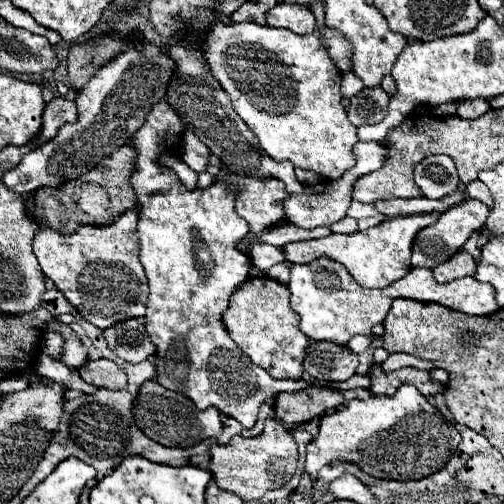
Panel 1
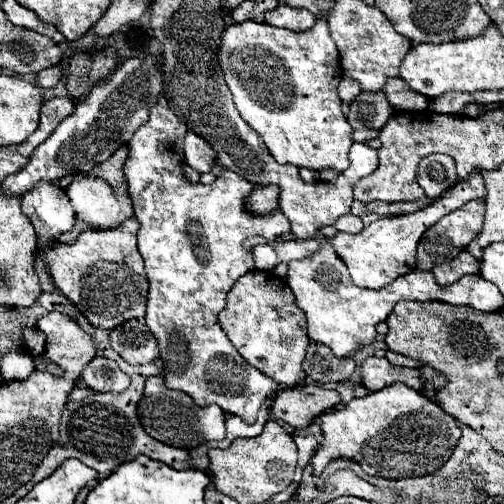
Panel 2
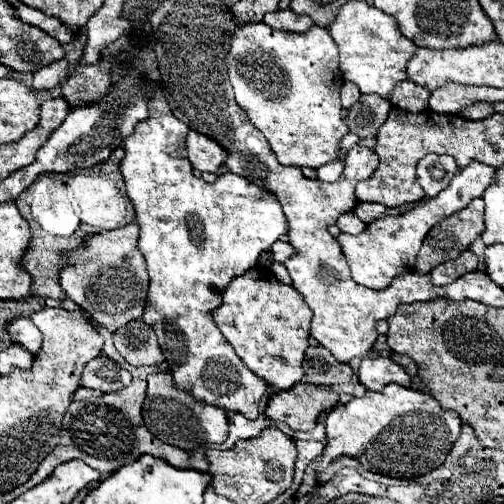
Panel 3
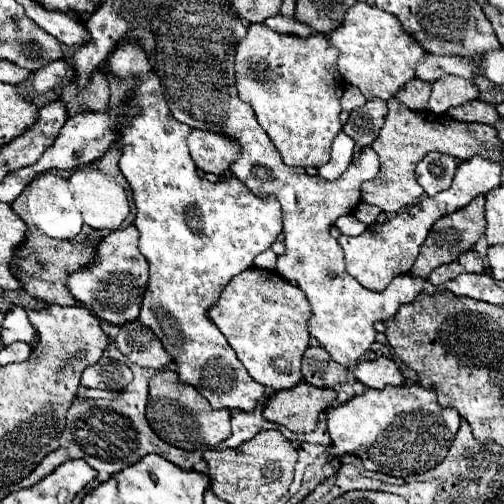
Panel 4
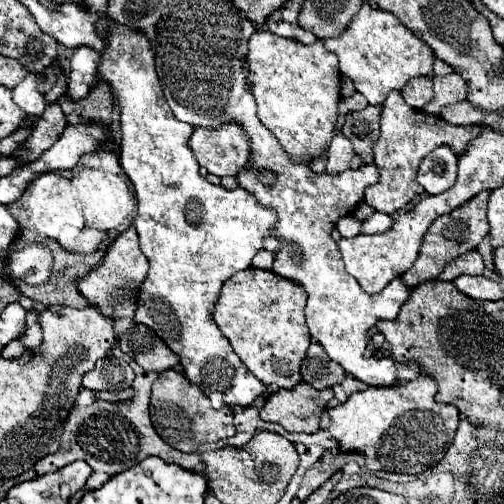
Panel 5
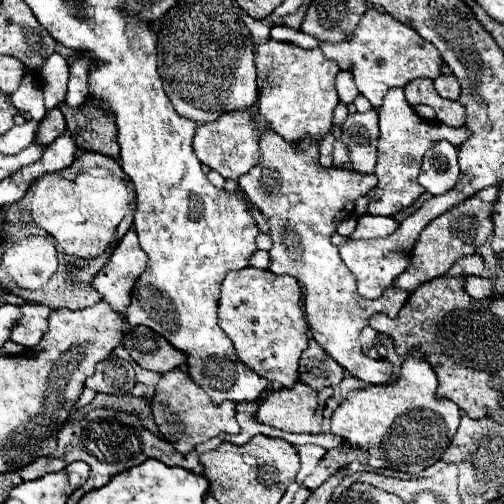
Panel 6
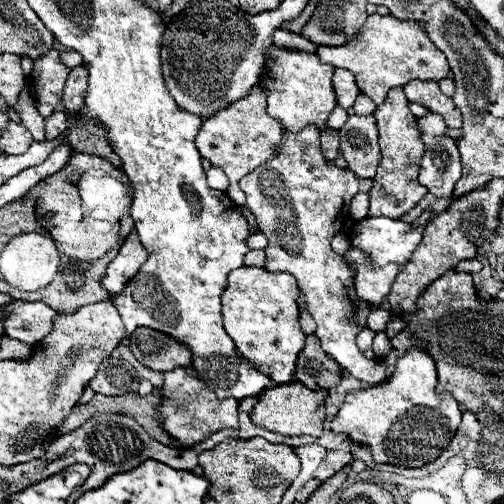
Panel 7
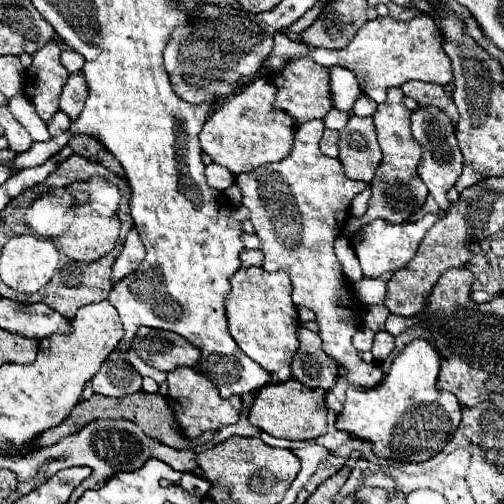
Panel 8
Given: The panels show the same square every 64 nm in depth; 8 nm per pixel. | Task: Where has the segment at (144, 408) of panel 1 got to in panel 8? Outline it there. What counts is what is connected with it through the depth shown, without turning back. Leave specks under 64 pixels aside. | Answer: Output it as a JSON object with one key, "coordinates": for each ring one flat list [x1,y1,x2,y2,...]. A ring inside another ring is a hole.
{"coordinates":[[180,366,172,372,168,372,166,382,168,382,168,406,174,412,176,424,180,426,180,432,184,432,184,436,198,438,206,430,220,430,224,426,238,422,242,400,236,396,224,400,216,392,216,388,212,388,212,382,206,376,198,374,196,370]]}

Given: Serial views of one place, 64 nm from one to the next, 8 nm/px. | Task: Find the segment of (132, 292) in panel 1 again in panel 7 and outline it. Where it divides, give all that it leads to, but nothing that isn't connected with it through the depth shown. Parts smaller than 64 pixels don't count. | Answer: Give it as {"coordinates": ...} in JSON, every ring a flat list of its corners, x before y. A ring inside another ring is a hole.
{"coordinates":[[130,232,118,252,118,256,108,264,106,274,102,278,102,288,108,290,112,298,120,296,124,286,136,276,140,266,148,260,148,252,138,240,138,232]]}

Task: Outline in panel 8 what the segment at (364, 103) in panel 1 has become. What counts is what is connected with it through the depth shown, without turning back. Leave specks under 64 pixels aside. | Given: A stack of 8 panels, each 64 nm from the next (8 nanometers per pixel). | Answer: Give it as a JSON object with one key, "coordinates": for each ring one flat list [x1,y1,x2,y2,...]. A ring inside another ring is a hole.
{"coordinates":[[350,116,348,124,340,130,340,156,346,176,352,180,370,182,374,170,382,160,382,152,376,140,372,118]]}

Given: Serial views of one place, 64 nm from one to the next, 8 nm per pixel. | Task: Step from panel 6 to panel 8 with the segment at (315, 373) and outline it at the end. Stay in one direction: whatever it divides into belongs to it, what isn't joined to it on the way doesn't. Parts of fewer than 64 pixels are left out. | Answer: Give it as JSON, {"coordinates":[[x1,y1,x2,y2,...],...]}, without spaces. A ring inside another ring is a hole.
{"coordinates":[[298,328,300,348,292,360,292,374,308,388,330,390,338,380,338,364,326,352,322,352,322,340,308,328]]}

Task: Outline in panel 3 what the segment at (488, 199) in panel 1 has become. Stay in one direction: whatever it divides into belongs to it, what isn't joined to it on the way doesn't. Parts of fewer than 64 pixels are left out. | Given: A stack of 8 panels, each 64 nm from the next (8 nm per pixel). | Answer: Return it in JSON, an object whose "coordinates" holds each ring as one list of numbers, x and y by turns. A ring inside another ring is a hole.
{"coordinates":[[472,162,468,168,460,170,454,178,452,184,440,192,436,198,430,198,424,204,418,204,410,210,406,210,404,214,398,216,382,216,376,218,374,222,370,222,366,226,366,230,358,236,352,234,338,234,338,244,342,248,342,254,350,266,352,278,356,284,372,288,372,290,382,290,386,286,390,286,390,282,406,272,414,270,414,262,416,262,416,254,422,246,424,236,428,234,428,230,440,220,446,218,448,214,454,214,462,208,466,208,470,204,470,200,480,198,484,194,484,190,488,188,488,184,492,182,494,176,494,168,488,168,486,164,480,162],[278,240,274,246,272,246,272,254,274,254,274,260,276,262,286,262,290,256,294,256,294,248,292,248,292,244,288,244,288,242,282,242,282,240]]}

